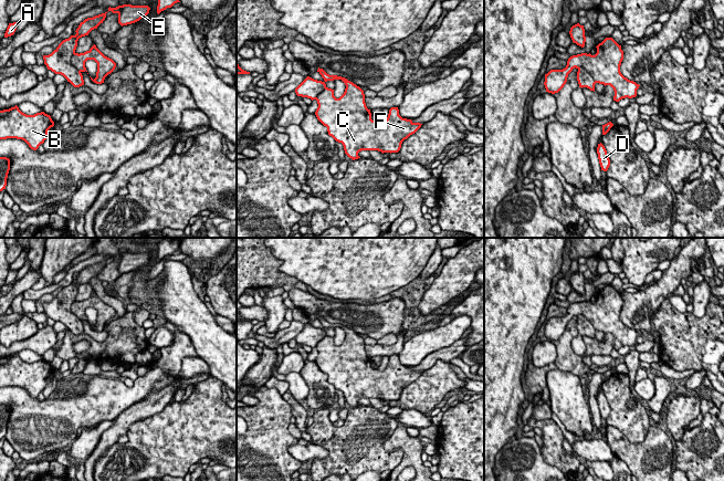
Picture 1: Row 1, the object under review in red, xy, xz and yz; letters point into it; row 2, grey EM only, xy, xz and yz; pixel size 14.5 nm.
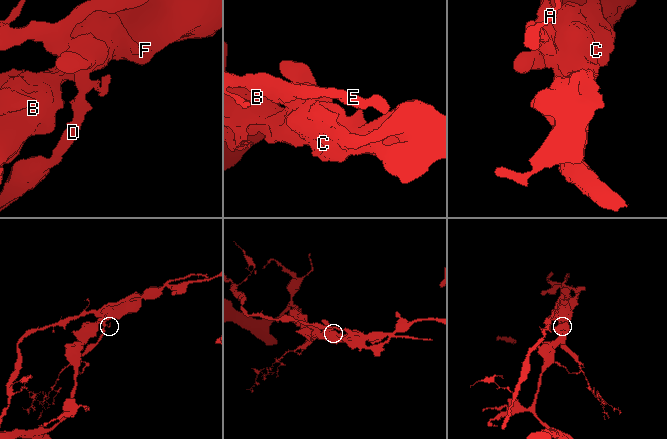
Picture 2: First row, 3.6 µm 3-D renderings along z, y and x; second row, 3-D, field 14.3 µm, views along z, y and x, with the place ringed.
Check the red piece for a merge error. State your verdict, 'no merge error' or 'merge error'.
no merge error

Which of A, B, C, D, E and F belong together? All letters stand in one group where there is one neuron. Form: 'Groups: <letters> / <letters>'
Groups: A B C D E F

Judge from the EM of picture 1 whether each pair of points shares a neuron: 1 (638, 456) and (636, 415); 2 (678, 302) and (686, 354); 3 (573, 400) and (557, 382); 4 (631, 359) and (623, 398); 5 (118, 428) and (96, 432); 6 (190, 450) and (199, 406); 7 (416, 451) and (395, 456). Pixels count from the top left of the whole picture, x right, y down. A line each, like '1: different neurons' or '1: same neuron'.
1: different neurons
2: different neurons
3: same neuron
4: different neurons
5: different neurons
6: same neuron
7: different neurons

